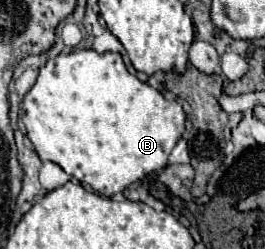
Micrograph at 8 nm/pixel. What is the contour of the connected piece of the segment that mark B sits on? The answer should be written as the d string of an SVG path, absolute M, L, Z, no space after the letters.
M80 49L66 55L60 53L56 59L50 59L40 67L34 87L22 101L22 123L42 161L60 165L80 183L90 185L98 195L112 197L134 181L168 165L168 155L184 133L186 115L176 101L164 99L160 91L130 75L120 53Z

